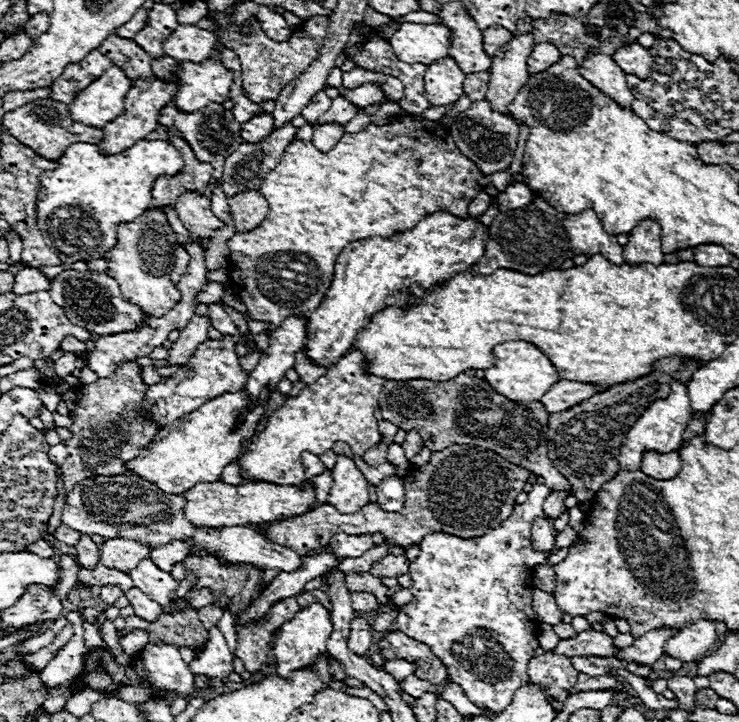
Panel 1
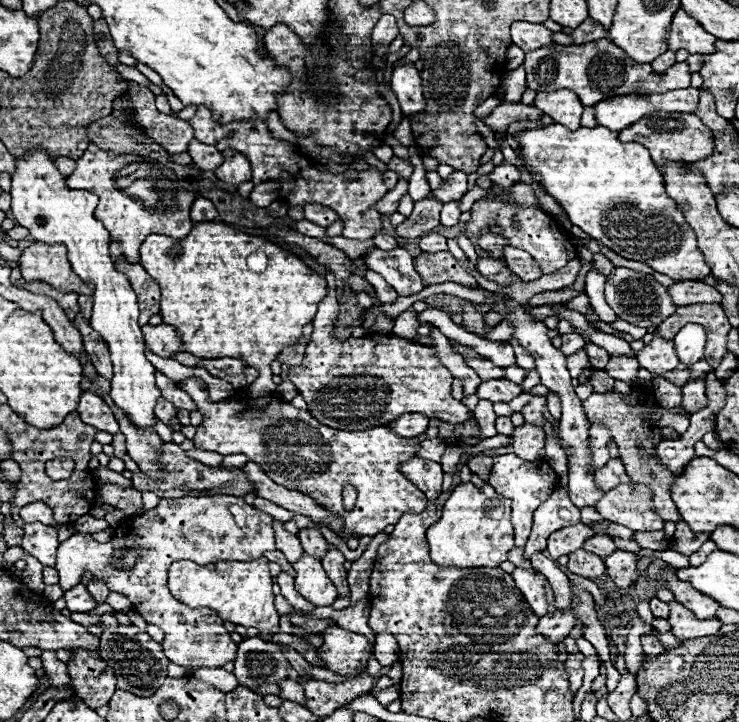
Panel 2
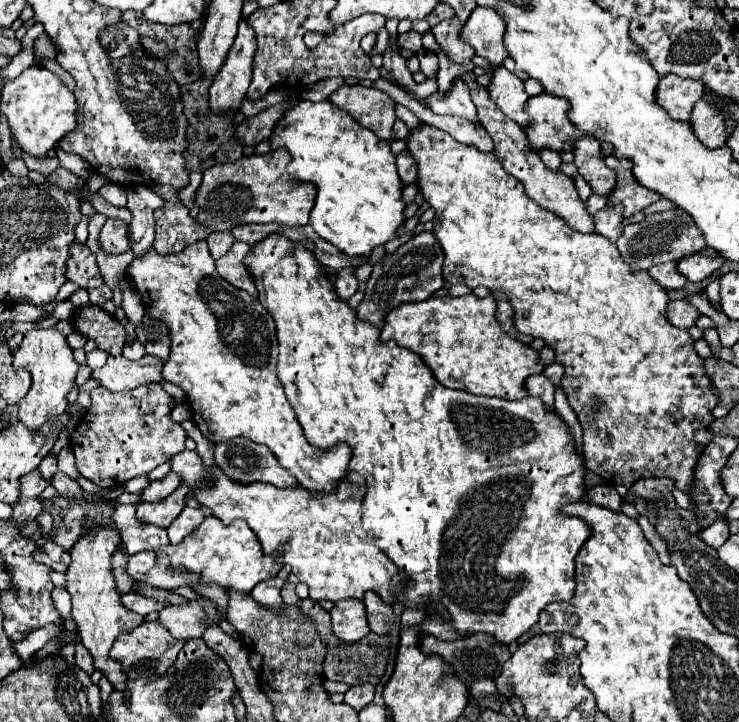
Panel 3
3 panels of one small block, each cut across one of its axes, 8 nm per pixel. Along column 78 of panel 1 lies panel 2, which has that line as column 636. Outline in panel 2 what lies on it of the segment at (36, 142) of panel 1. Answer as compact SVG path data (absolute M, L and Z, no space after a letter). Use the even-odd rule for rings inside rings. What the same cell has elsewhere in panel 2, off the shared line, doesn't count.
M656 112L650 116L644 116L636 124L620 130L618 134L620 142L638 142L650 150L650 156L656 164L662 164L666 160L682 160L682 162L700 162L712 156L714 142L712 142L712 130L702 124L702 120L694 114L680 114L680 112Z

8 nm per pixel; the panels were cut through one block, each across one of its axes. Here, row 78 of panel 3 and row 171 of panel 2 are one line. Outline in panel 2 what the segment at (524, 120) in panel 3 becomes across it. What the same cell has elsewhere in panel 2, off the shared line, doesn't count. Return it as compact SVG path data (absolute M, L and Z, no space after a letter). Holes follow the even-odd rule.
M504 160L502 164L494 166L494 170L488 174L488 178L492 180L494 186L510 188L516 182L520 182L520 170L518 170L518 166L514 166L514 164L510 164L510 162Z

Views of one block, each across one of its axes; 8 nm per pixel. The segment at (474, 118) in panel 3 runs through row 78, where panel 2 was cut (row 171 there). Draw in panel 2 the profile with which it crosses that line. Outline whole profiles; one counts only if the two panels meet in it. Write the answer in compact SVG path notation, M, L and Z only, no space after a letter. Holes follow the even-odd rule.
M456 170L452 172L442 184L438 190L430 190L430 198L434 200L440 200L442 204L446 202L454 202L454 200L460 200L464 194L468 192L468 186L466 186L466 174Z

